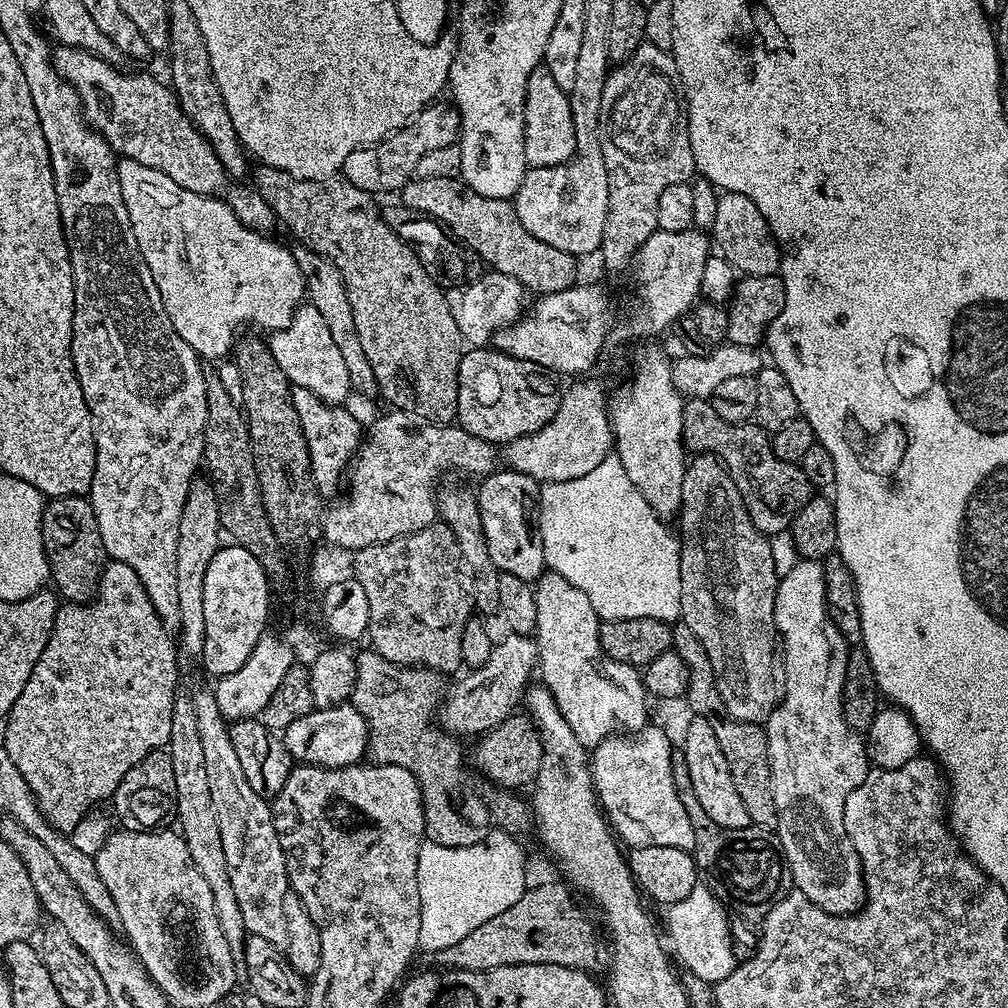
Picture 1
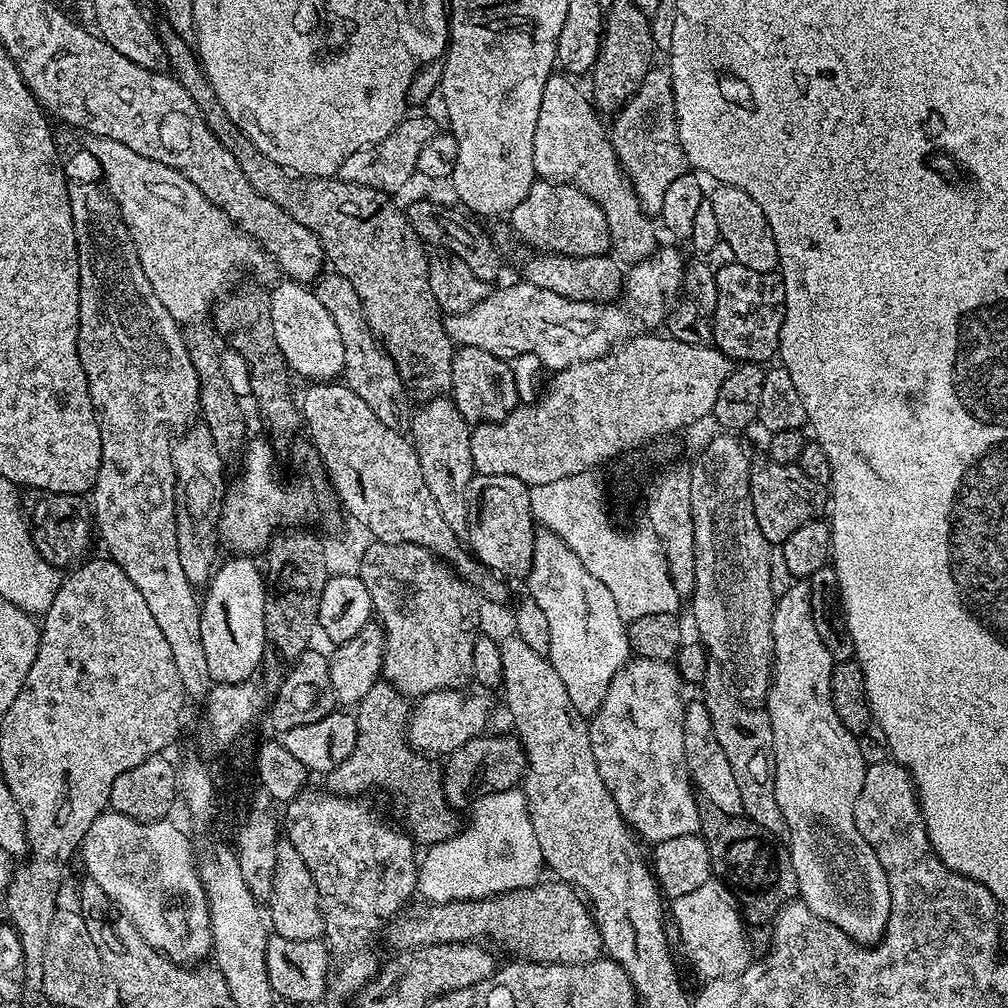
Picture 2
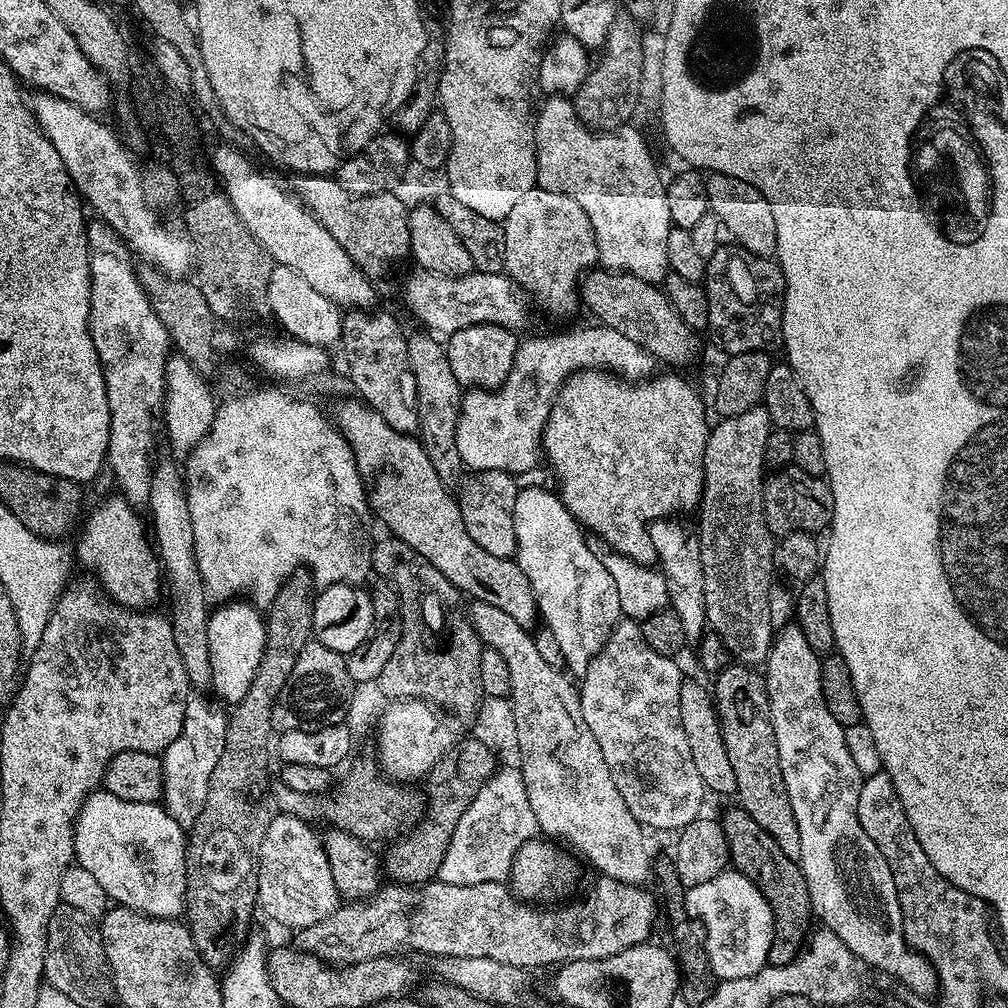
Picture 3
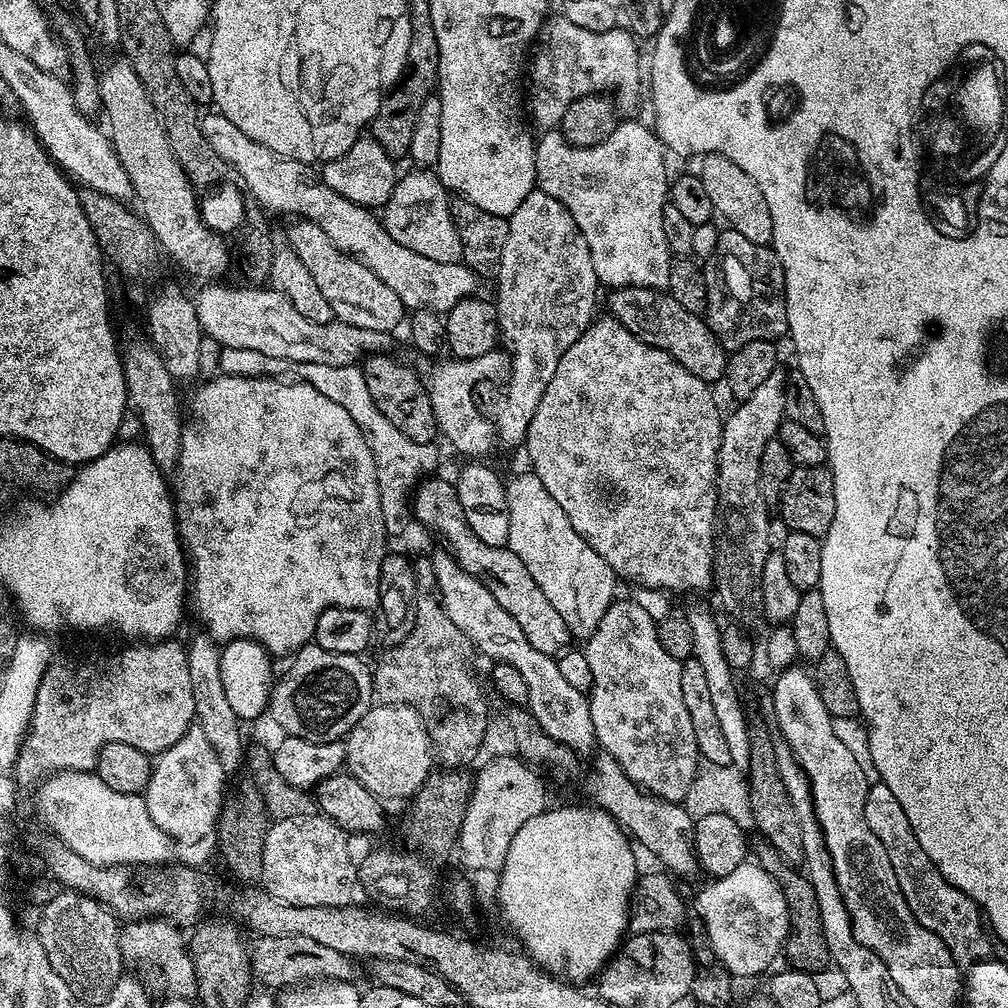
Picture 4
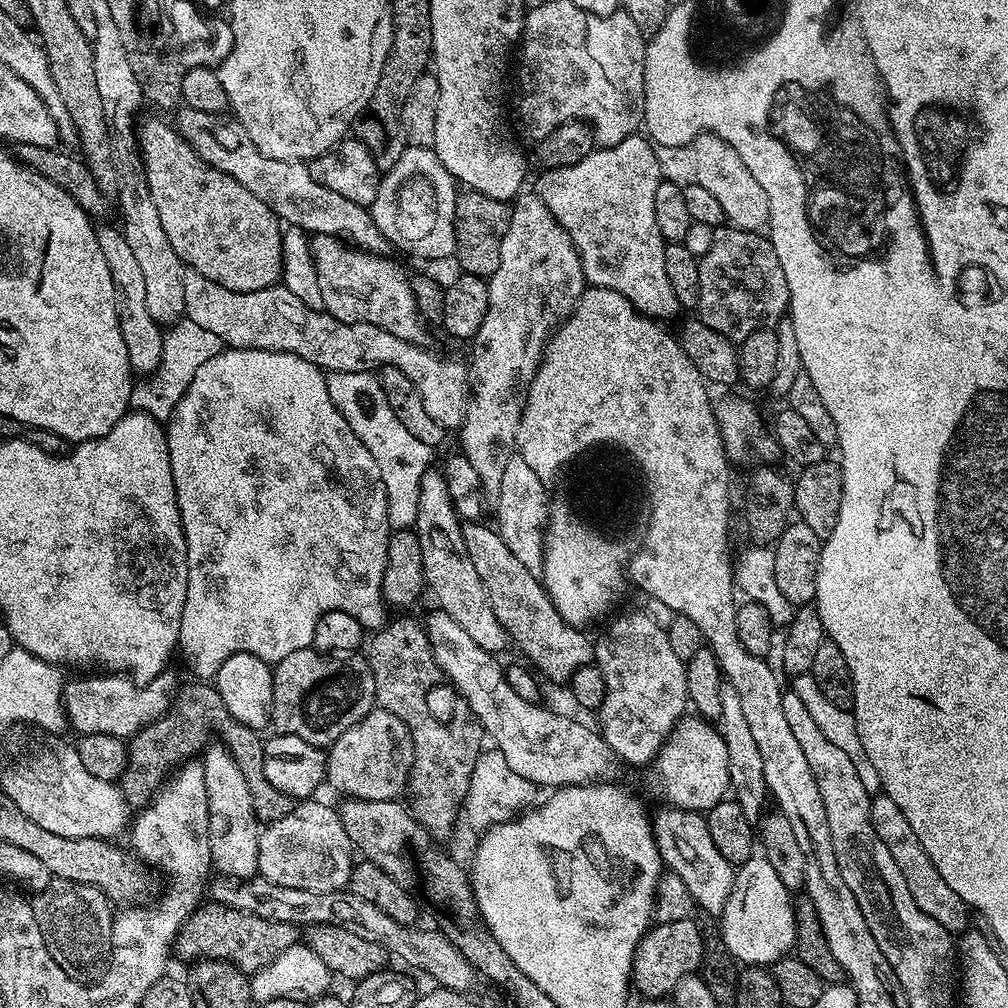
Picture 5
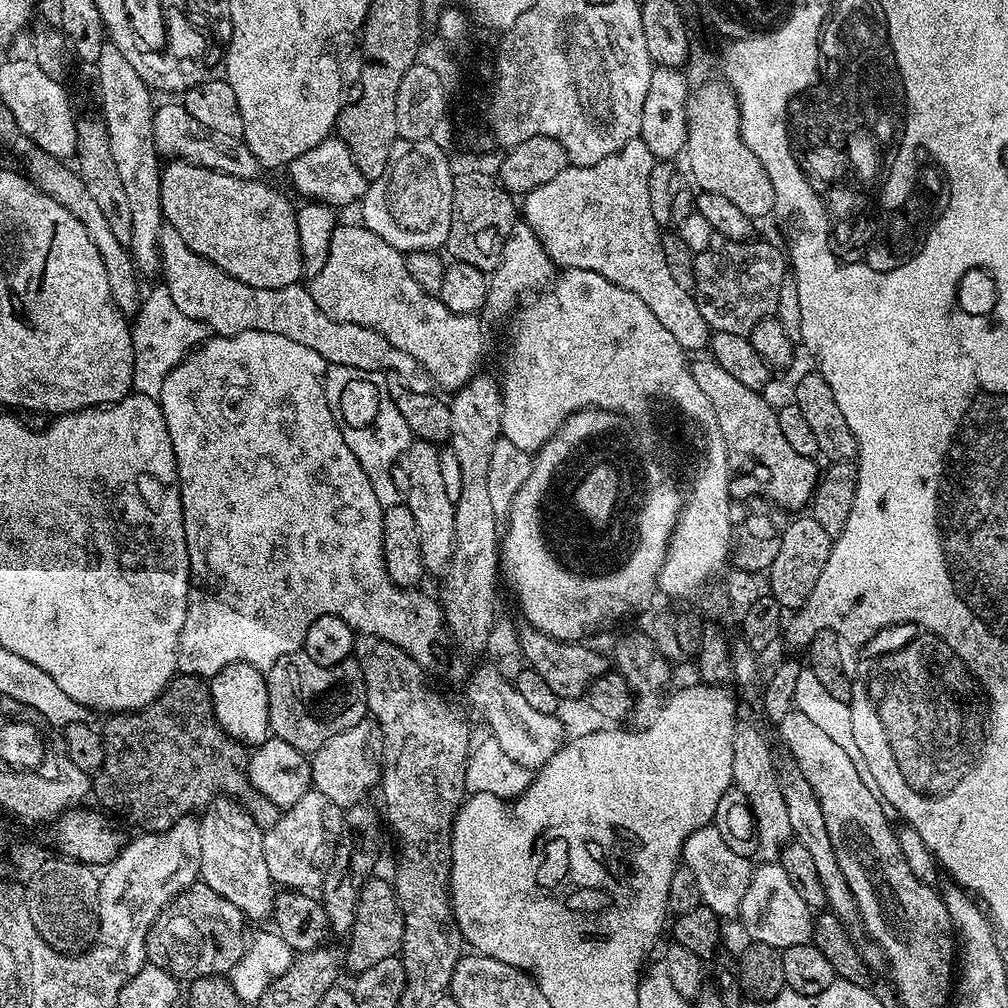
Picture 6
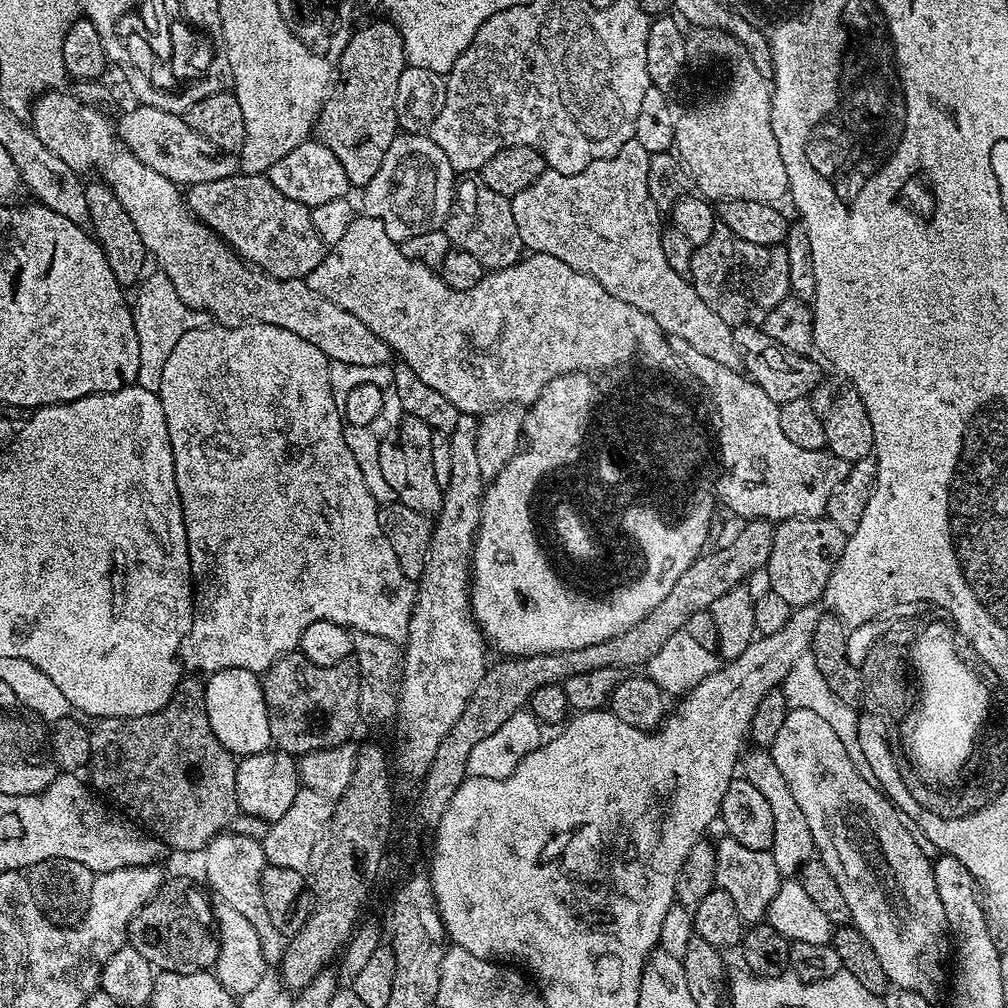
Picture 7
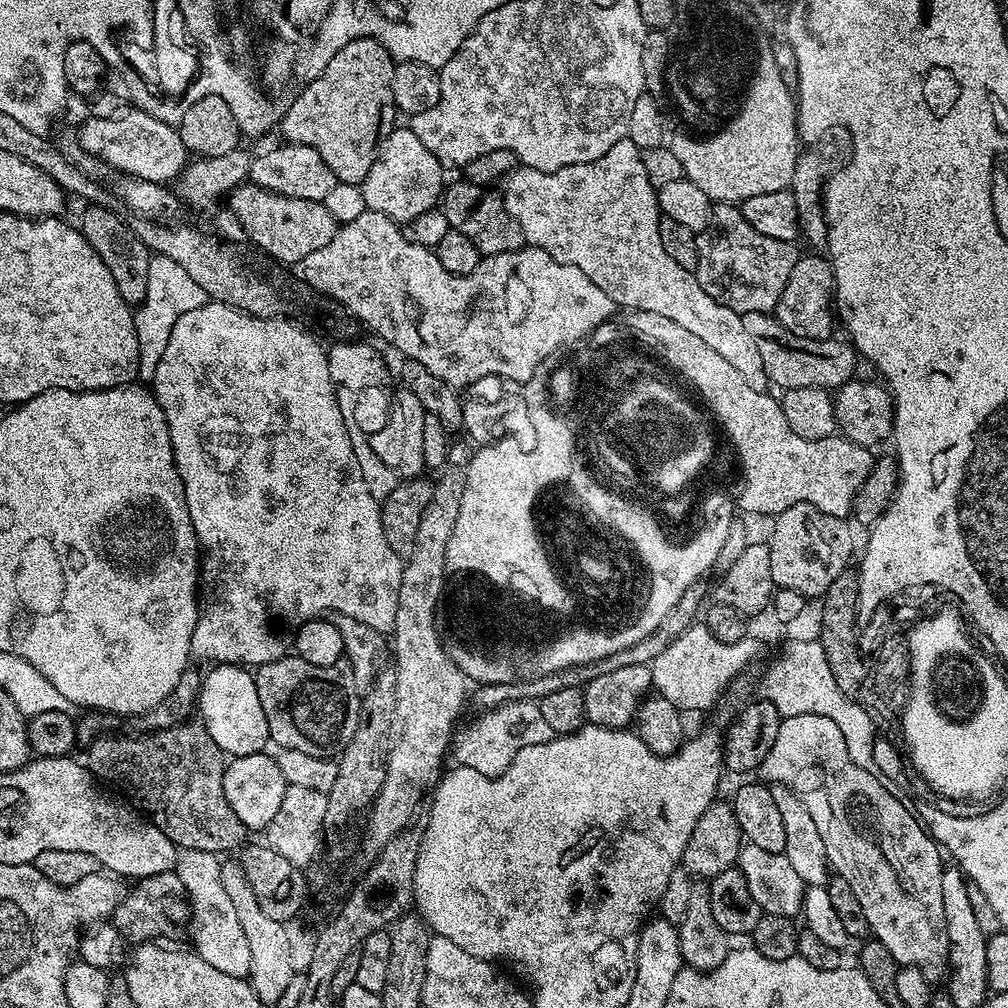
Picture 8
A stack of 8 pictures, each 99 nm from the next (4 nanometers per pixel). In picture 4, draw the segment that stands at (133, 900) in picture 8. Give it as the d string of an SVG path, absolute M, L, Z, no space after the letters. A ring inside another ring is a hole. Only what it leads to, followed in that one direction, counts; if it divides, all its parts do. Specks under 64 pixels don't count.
M260 936L257 939L257 944L254 943L250 948L250 955L252 958L252 975L257 981L260 980L264 984L269 984L270 987L276 988L275 990L283 990L285 988L291 988L293 986L299 985L301 982L315 982L319 979L322 980L346 980L349 982L355 981L356 976L356 964L357 961L351 956L343 956L338 950L330 950L330 946L322 946L322 942L314 942L314 938L302 938L301 936Z

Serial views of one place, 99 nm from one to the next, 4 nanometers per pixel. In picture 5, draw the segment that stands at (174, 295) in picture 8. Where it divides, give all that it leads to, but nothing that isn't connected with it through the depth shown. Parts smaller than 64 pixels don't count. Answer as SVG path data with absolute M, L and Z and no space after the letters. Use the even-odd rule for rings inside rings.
M187 318L175 321L163 335L163 358L159 360L159 366L151 377L153 380L150 386L137 385L133 389L130 406L137 411L150 413L156 420L166 422L172 416L194 374L198 372L198 367L222 352L224 345L219 336Z

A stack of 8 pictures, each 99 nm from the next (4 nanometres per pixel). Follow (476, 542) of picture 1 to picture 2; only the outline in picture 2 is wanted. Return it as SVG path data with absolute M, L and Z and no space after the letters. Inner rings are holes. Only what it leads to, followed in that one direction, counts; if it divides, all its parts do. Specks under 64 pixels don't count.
M428 398L423 401L420 412L413 411L410 416L410 439L416 447L418 462L422 466L422 478L426 478L426 486L430 494L434 494L434 502L438 502L438 510L442 510L442 518L450 525L450 530L461 538L468 535L468 487L474 475L472 455L470 454L470 438L472 428L468 420L456 409L451 398Z

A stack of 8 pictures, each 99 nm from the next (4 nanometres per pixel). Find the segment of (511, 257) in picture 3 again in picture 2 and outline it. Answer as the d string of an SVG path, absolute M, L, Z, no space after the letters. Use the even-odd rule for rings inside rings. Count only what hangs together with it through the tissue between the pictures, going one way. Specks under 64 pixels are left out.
M537 179L526 198L510 213L512 228L529 244L529 249L560 252L563 256L602 256L609 251L612 239L606 226L606 216L582 190L569 184L554 184Z

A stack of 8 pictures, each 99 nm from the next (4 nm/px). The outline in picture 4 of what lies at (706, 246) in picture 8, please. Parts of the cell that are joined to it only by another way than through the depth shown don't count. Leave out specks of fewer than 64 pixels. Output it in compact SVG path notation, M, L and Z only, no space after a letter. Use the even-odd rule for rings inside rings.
M726 228L708 265L703 267L707 286L705 320L728 353L758 340L779 341L788 333L785 300L785 271L769 245L756 244L737 231Z

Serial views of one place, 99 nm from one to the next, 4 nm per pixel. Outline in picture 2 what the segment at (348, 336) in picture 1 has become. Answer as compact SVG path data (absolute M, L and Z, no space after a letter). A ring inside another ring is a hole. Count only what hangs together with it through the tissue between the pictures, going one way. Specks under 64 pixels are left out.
M328 270L315 281L314 291L318 302L322 302L326 310L330 310L330 318L334 318L334 326L338 326L338 335L342 338L343 383L347 384L350 390L354 390L354 394L358 394L358 398L362 398L362 402L366 402L370 410L374 410L374 415L385 426L390 426L390 430L395 432L404 432L410 424L409 393L406 391L404 381L400 379L396 363L389 358L384 345L370 330L364 317L362 302L354 286L350 286L350 282L342 278L342 274Z

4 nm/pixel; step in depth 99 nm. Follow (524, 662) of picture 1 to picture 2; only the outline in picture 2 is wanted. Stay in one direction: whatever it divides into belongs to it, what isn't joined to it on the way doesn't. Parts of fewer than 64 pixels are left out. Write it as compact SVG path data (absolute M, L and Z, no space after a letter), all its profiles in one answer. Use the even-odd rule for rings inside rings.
M438 690L429 696L419 697L420 704L411 709L408 722L408 743L417 752L423 752L433 758L444 758L452 753L463 743L470 742L476 736L485 731L488 724L488 715L492 712L491 695L483 691L461 690Z

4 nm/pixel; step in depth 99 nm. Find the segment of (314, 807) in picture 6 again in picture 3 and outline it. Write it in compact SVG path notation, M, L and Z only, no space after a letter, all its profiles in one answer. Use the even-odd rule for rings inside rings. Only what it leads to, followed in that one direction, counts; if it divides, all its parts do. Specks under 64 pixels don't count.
M273 815L270 826L266 826L266 838L262 838L260 865L258 866L258 894L256 903L259 911L265 912L276 924L284 928L299 930L322 922L338 907L338 893L334 886L334 874L330 870L328 855L324 849L323 839L316 836L317 829L293 816Z

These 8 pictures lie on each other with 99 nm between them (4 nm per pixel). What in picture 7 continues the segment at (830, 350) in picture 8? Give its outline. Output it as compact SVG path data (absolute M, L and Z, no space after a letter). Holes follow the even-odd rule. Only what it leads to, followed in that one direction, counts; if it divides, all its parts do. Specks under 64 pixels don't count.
M744 324L733 327L734 346L740 352L740 363L749 380L752 380L776 405L794 402L794 398L805 398L817 384L821 383L820 368L808 356L786 350L774 338L764 332L763 327Z

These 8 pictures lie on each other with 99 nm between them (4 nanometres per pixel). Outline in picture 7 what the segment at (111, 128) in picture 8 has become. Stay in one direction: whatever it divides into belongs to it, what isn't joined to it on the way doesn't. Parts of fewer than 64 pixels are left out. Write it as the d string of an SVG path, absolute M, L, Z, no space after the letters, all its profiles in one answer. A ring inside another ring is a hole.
M149 104L135 106L118 120L118 139L126 145L140 162L146 162L150 170L158 170L162 178L170 178L172 184L191 186L202 182L218 182L240 172L239 155L223 152L214 142L206 142L189 126L183 115L167 112Z

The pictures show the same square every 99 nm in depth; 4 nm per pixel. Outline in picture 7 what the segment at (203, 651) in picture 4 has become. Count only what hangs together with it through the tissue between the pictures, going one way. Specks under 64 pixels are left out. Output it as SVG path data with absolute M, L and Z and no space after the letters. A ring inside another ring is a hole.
M223 832L208 843L202 853L204 859L204 876L208 879L207 887L220 895L219 899L225 904L234 906L238 914L246 914L250 926L254 926L254 934L258 934L262 954L269 965L279 965L284 958L286 938L270 922L270 914L266 914L266 902L262 899L262 874L266 867L264 845L259 840L243 836L237 832Z

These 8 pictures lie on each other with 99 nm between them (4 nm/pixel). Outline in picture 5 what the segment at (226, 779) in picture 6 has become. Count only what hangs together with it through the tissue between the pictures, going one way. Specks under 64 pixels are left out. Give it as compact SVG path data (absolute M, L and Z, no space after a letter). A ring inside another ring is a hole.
M192 682L179 689L176 699L166 710L166 714L159 716L154 722L137 732L127 741L128 761L126 770L120 775L118 787L129 809L139 810L146 807L156 795L161 784L164 783L173 766L179 766L195 754L203 753L209 743L208 735L213 732L219 743L228 748L233 755L234 762L238 764L242 775L249 786L254 814L261 825L267 826L278 822L278 818L286 818L290 810L294 810L297 801L282 794L266 778L266 770L262 767L264 757L264 740L257 729L242 726L238 718L226 710L222 698L215 686L208 682Z

